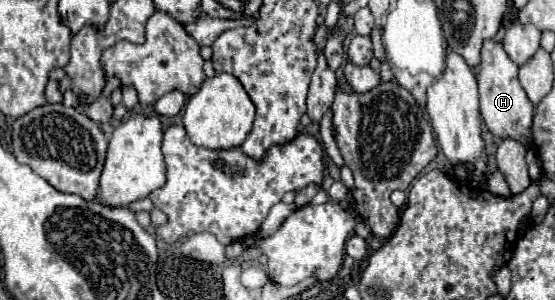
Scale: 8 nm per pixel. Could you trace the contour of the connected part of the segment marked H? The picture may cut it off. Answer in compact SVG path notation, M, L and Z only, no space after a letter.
M488 40L482 48L482 62L476 68L478 90L480 90L480 114L488 130L498 138L512 138L522 146L528 146L532 140L532 114L534 104L526 96L524 88L518 82L518 66L508 58L502 44Z

